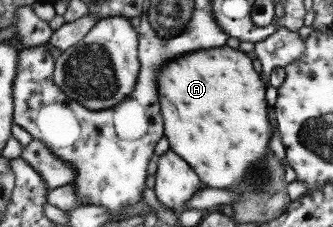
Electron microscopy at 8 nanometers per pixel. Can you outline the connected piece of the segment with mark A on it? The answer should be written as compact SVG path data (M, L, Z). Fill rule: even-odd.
M228 46L198 49L176 59L170 59L156 73L156 93L163 121L163 135L169 149L192 167L205 188L231 190L241 181L242 173L254 159L260 159L268 143L268 119L264 103L265 85L259 73L252 68L252 59L246 52Z

